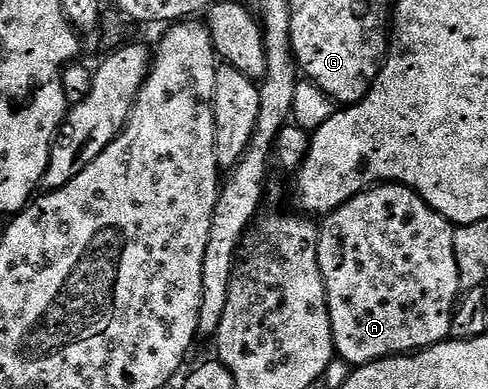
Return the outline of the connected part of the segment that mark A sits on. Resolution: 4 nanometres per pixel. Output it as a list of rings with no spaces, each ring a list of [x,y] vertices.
[[[394,183],[372,185],[322,218],[317,263],[325,279],[333,343],[340,362],[348,361],[351,367],[368,365],[387,357],[417,353],[452,336],[451,318],[461,297],[453,255],[455,231],[456,226],[433,211],[411,186]]]

